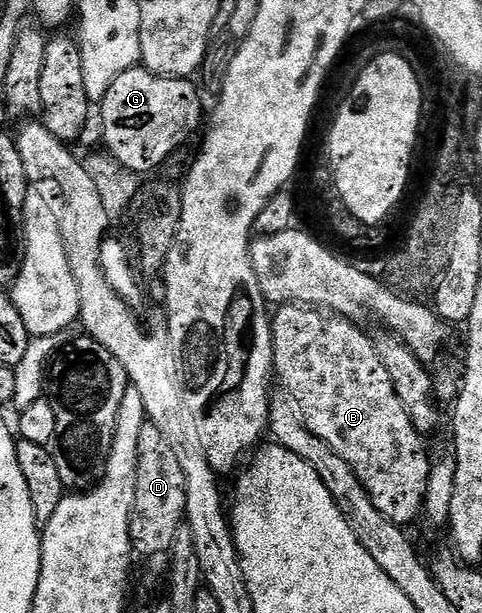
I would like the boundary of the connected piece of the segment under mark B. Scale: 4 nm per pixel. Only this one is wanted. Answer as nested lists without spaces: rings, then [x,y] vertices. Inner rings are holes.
[[[279,305],[272,314],[274,374],[277,385],[279,382],[282,385],[279,387],[298,405],[308,432],[324,440],[336,456],[341,456],[348,463],[348,468],[356,472],[372,504],[381,514],[388,516],[388,520],[397,526],[406,528],[409,522],[417,518],[419,521],[423,513],[432,458],[426,455],[423,435],[418,433],[412,420],[408,420],[408,412],[404,412],[404,404],[400,404],[396,388],[392,388],[388,368],[384,368],[380,356],[376,356],[374,338],[362,329],[361,325],[348,318],[340,318],[312,306]]]

